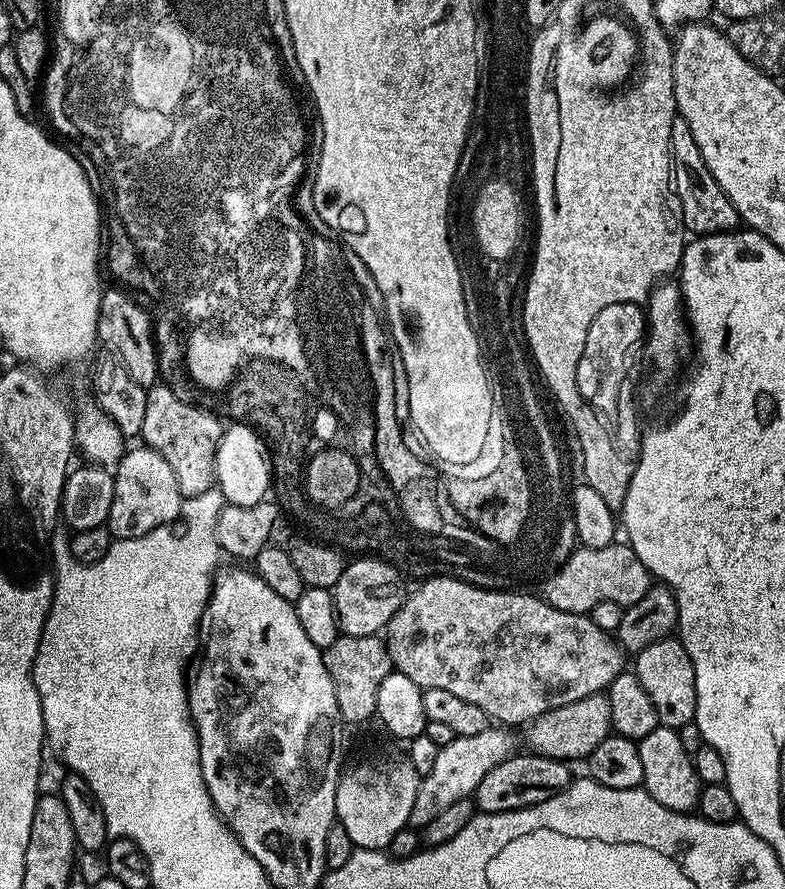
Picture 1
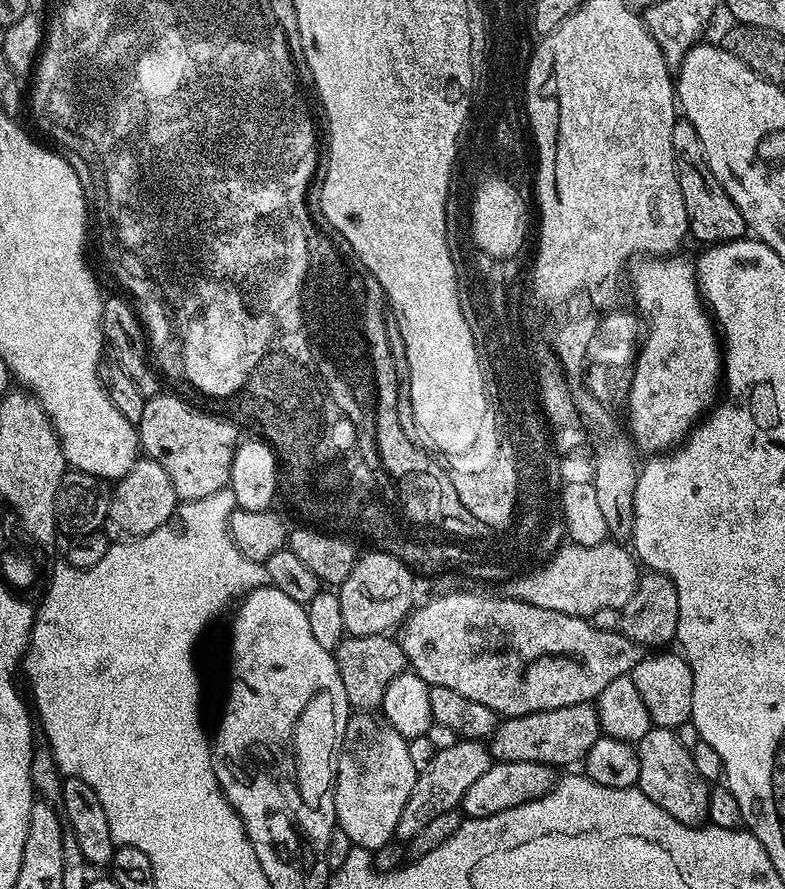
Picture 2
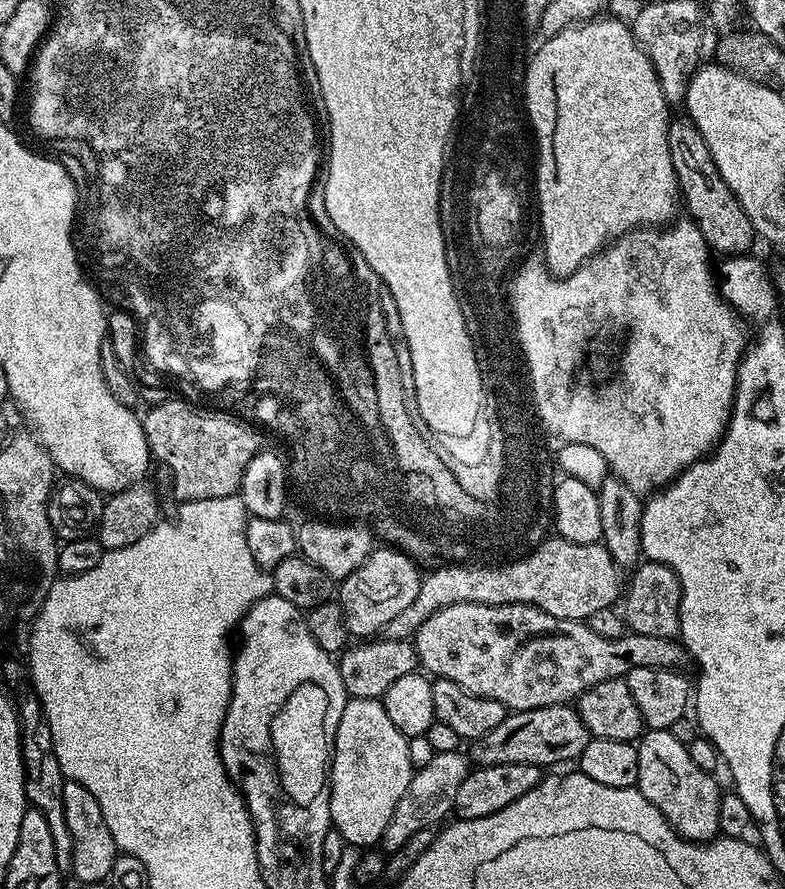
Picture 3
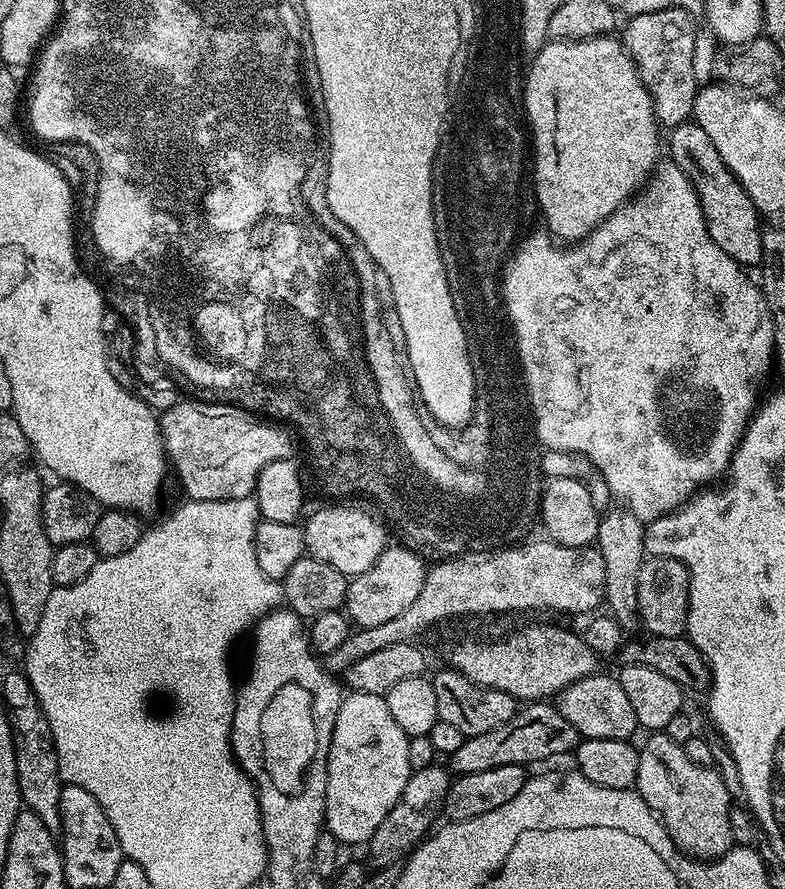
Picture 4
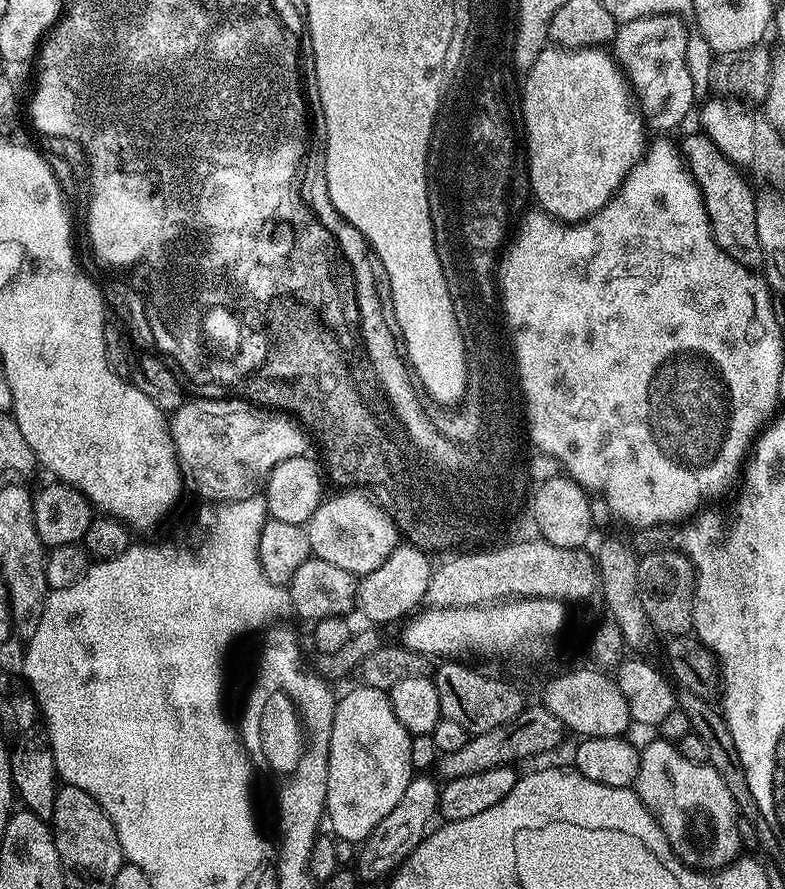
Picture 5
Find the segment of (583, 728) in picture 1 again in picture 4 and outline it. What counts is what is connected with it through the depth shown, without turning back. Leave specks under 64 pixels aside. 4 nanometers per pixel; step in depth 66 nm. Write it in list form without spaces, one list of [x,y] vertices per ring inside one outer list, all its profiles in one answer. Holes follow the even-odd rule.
[[[532,702],[521,707],[510,718],[510,722],[502,722],[495,730],[486,730],[486,734],[478,734],[464,739],[462,746],[454,750],[450,764],[459,775],[474,774],[482,770],[494,770],[498,766],[514,766],[522,764],[531,766],[539,760],[548,760],[551,756],[564,756],[573,751],[578,743],[578,734],[570,722],[560,713],[559,707],[548,702]]]

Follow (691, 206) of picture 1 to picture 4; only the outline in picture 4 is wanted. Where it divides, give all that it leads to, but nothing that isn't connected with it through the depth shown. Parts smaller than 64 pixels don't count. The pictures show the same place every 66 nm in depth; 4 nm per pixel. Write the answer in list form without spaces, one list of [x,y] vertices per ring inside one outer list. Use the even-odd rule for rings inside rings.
[[[685,122],[671,129],[666,136],[666,152],[671,163],[677,164],[686,174],[686,178],[694,186],[698,194],[698,202],[702,206],[702,214],[706,222],[706,230],[710,230],[710,238],[718,242],[721,250],[726,250],[730,258],[741,266],[759,265],[764,259],[762,238],[764,232],[760,228],[761,213],[756,211],[754,202],[746,194],[746,190],[738,182],[738,178],[722,162],[722,154],[718,154],[718,146],[710,142],[710,134],[702,130],[695,122]]]

